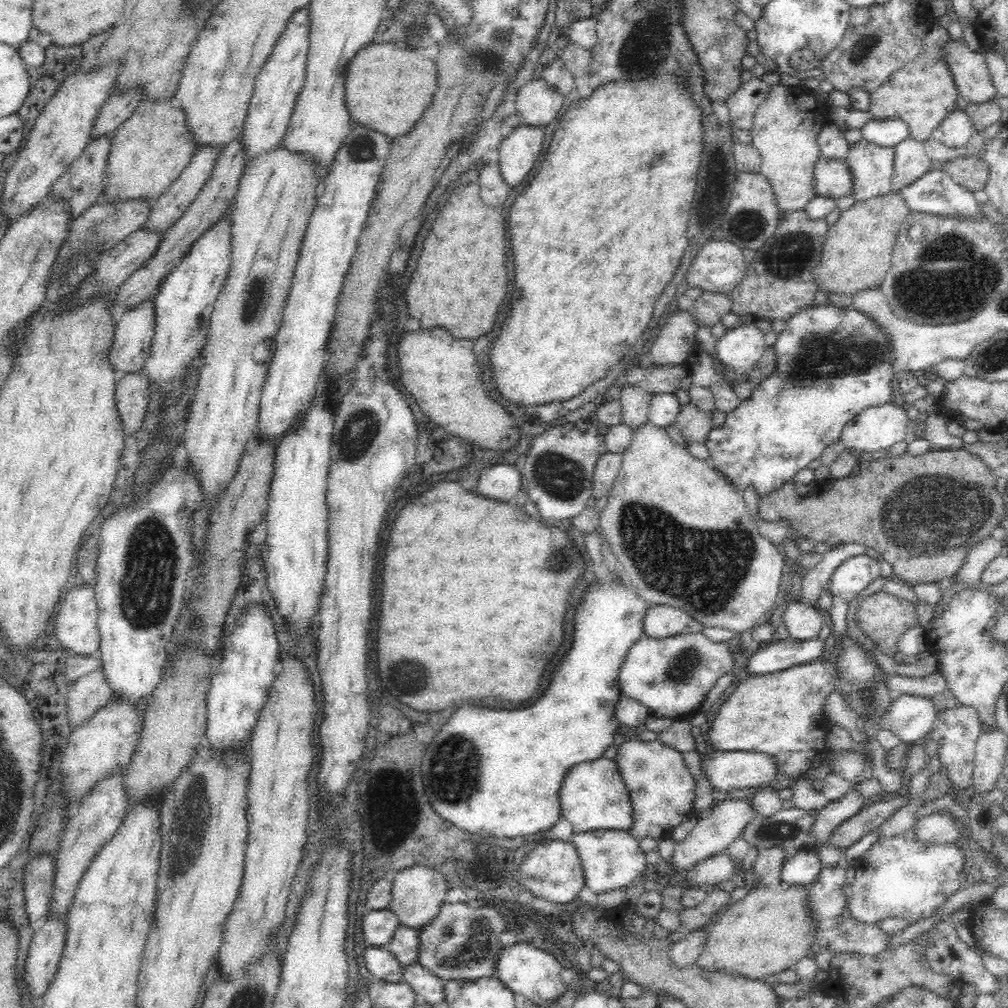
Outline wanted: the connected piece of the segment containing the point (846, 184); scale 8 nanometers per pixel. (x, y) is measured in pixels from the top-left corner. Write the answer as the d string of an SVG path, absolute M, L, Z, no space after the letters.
M821 156L815 167L816 193L834 200L853 194L854 178L845 160Z

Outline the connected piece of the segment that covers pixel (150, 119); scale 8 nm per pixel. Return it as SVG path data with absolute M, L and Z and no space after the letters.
M175 95L163 99L142 99L134 114L112 135L111 157L108 158L109 184L104 192L106 201L116 196L121 201L130 198L160 198L184 168L188 167L198 147L198 139L188 126L186 111L176 102Z

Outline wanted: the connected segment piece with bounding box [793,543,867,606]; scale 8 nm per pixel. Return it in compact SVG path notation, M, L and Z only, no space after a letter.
M840 543L824 553L822 560L814 568L800 574L800 596L793 598L806 606L814 606L822 593L828 589L830 578L840 563L849 556L864 554L867 546L862 543Z

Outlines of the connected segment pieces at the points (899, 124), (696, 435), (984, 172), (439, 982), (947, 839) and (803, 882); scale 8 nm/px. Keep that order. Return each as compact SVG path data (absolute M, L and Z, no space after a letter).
M902 119L870 120L860 129L861 137L880 146L895 147L910 137L908 123Z
M691 402L681 406L675 423L687 442L705 443L715 428L711 415L696 408Z
M977 157L954 158L943 163L941 168L961 186L972 192L983 190L988 185L991 165Z
M420 964L404 966L404 982L407 982L421 1001L428 1004L438 1004L445 1002L446 989L444 984L446 981L436 976L432 971L425 969Z
M934 813L914 824L916 835L925 843L956 843L962 837L964 824L954 817Z
M800 849L798 854L790 853L786 858L780 878L784 886L809 888L818 882L822 868L820 857L816 853Z

